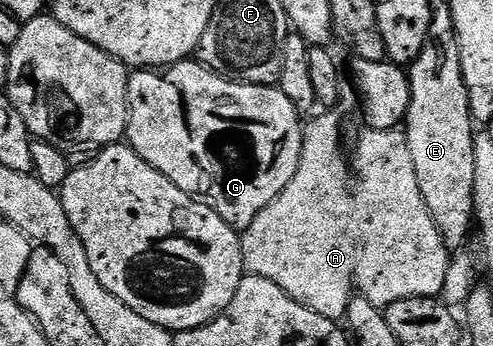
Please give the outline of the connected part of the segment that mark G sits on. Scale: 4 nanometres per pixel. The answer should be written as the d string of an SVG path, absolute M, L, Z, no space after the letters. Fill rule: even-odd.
M194 58L181 60L180 63L172 64L165 70L138 70L131 75L128 82L130 117L125 139L128 141L129 147L133 148L136 154L140 154L140 158L144 158L144 162L148 162L156 170L160 170L160 174L164 174L164 178L168 178L173 184L180 186L180 190L184 190L184 194L209 204L216 210L216 214L220 214L220 218L224 218L224 222L228 222L228 226L232 226L235 230L244 230L248 226L252 226L252 222L256 222L256 214L260 214L260 210L267 208L286 189L288 182L292 182L292 178L296 174L296 166L300 166L304 120L298 117L299 105L295 103L292 96L281 90L286 91L281 87L269 84L239 84L237 80L227 80L226 77L221 76L218 72L213 72L212 69Z

